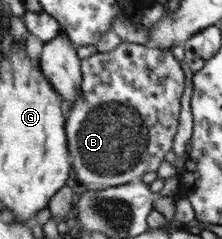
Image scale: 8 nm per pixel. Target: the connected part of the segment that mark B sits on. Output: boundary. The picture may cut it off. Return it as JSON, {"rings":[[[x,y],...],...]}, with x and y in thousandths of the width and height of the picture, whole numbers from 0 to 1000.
{"rings":[[[541,176],[514,205],[486,218],[432,218],[360,259],[365,339],[356,402],[333,418],[324,448],[311,452],[302,515],[302,577],[324,644],[324,707],[333,715],[333,753],[347,782],[514,782],[559,774],[563,766],[631,757],[631,732],[667,707],[698,715],[721,690],[730,657],[748,632],[766,632],[784,607],[788,561],[802,556],[811,397],[820,397],[824,289],[806,255],[784,247],[770,209],[667,197],[662,184],[613,184],[581,176]]]}

